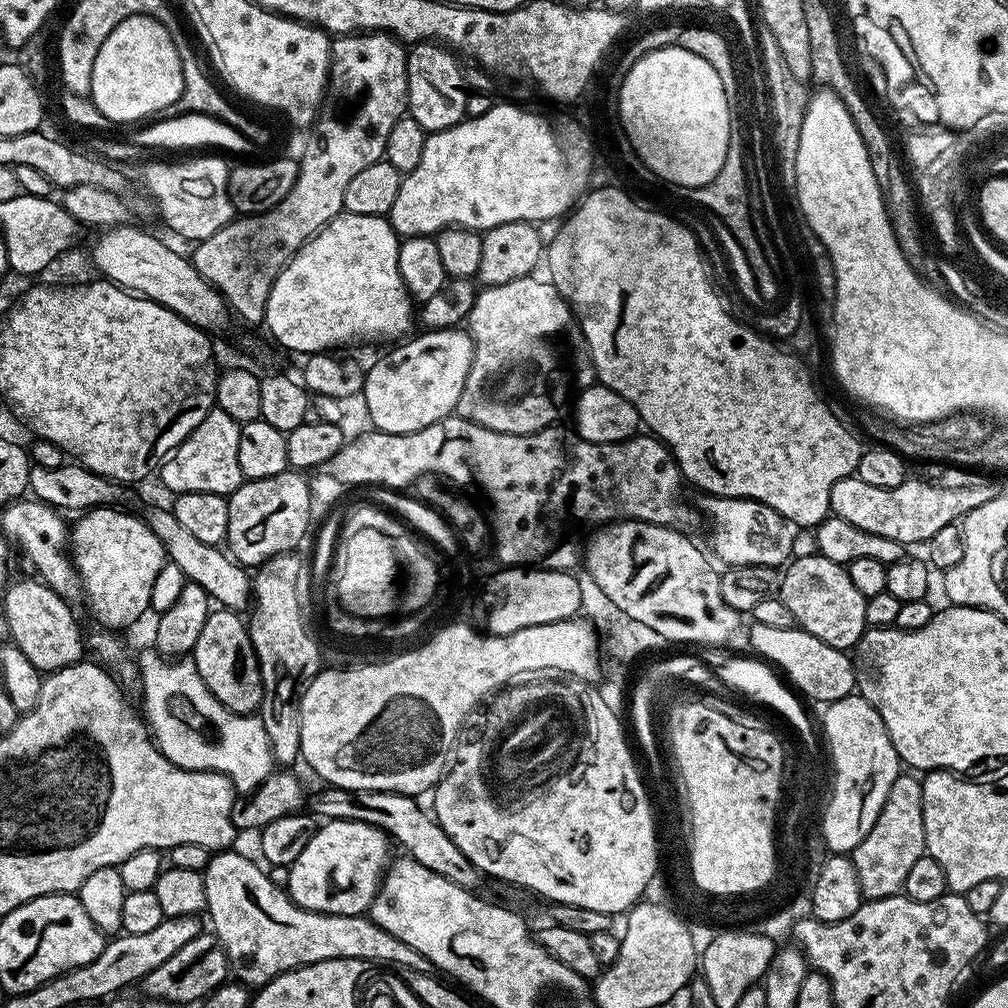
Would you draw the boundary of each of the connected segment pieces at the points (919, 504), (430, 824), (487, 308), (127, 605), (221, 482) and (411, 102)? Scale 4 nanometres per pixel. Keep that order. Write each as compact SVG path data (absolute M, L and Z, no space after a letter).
M853 474L842 478L842 482L834 482L834 490L830 490L830 512L838 518L846 518L850 526L866 530L866 534L878 534L905 546L923 545L934 538L934 534L942 530L942 526L957 523L970 510L990 502L997 494L998 488L992 484L943 488L940 484L915 478L904 480L902 486L894 486L894 490L882 490L878 486L862 482Z
M326 786L322 791L309 797L307 809L311 815L326 820L346 820L366 822L388 835L405 848L407 855L417 860L426 870L454 882L454 886L462 886L468 892L479 889L482 874L469 862L466 854L454 846L450 834L442 830L436 822L435 815L420 805L421 801L415 796L397 794L396 792L346 791L344 788Z
M529 274L517 280L506 282L505 284L489 284L481 287L479 291L475 293L472 309L466 321L466 331L472 338L472 361L470 362L470 374L466 374L466 382L462 386L462 394L456 403L455 415L460 416L464 420L474 422L486 430L505 432L506 434L514 434L515 436L525 436L531 432L541 432L543 428L553 427L553 425L559 421L556 419L558 419L567 408L569 411L570 405L573 403L577 393L585 386L593 383L594 369L592 362L587 347L582 343L580 330L571 308L568 307L568 303L560 296L560 292L552 283L547 279L539 280L536 274Z
M116 506L93 508L81 515L77 524L70 528L70 559L80 577L83 595L88 595L88 608L96 615L97 625L108 630L128 628L135 620L149 611L148 595L154 586L154 578L158 578L158 570L166 562L162 542L150 530L150 526L139 515L131 516L128 512L119 512Z
M214 406L160 465L158 477L172 494L201 492L229 497L245 481L242 466L238 466L239 437L240 425L234 422L234 418L230 418L230 414L226 414L226 410Z
M421 42L407 49L406 82L408 83L407 115L418 122L424 131L441 132L465 119L466 77L455 52L439 42Z

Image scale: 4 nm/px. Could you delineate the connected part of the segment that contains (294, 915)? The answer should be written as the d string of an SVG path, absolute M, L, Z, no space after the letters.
M217 851L209 859L208 867L203 873L208 903L206 916L212 919L211 931L216 941L224 947L231 975L239 983L249 989L259 990L283 972L327 960L371 960L389 966L397 964L425 974L433 971L432 963L422 954L418 954L418 950L406 946L406 942L394 938L394 934L386 934L386 930L382 930L382 926L378 926L367 915L339 916L311 912L298 906L285 889L279 888L270 880L267 871L259 863L256 865L250 857L236 851Z

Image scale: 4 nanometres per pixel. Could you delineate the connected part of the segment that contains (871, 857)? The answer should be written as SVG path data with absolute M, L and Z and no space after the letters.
M919 775L897 776L886 802L878 814L878 822L870 826L870 834L858 842L850 854L854 870L858 874L858 886L865 901L881 900L897 895L903 889L907 872L926 855L924 847L924 823L922 822L922 780Z

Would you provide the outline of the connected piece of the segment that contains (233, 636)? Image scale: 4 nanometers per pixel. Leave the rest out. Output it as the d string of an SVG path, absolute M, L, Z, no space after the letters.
M232 610L209 611L206 626L202 626L202 634L198 634L194 659L202 682L206 682L222 706L232 712L252 714L259 709L263 700L263 684L255 648L248 636L248 625L236 616L239 615Z

